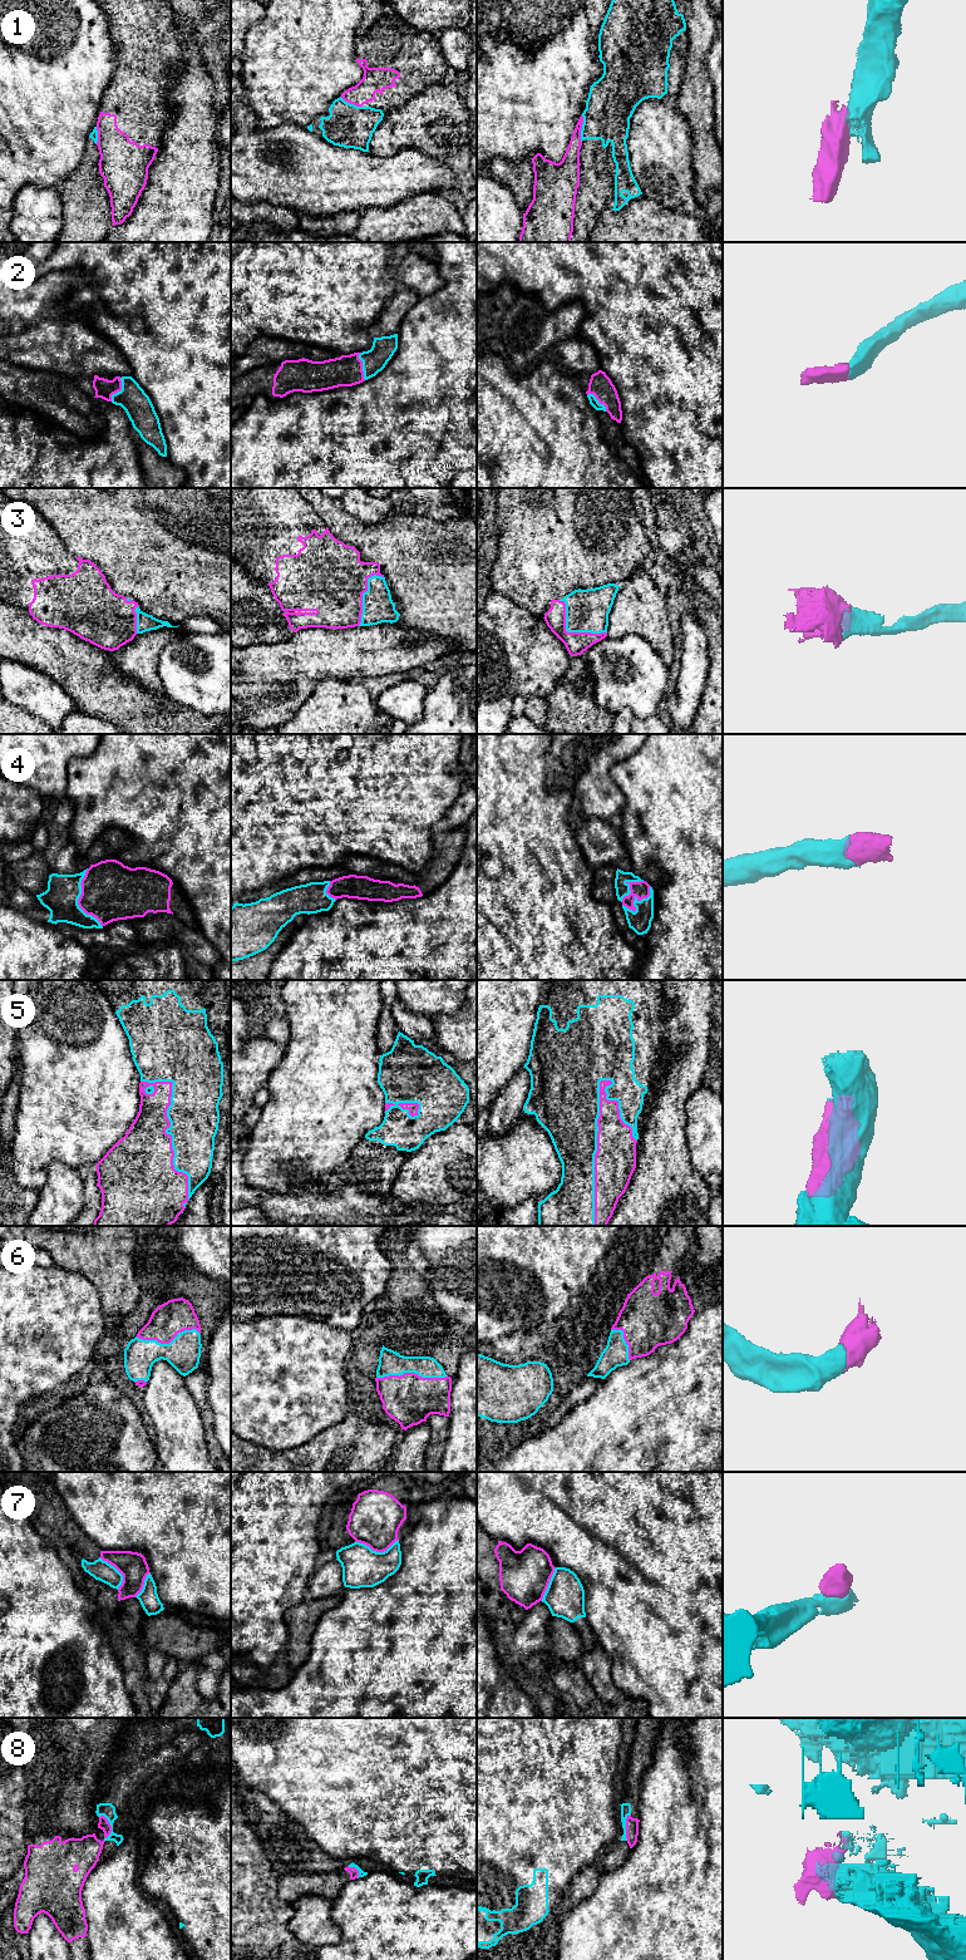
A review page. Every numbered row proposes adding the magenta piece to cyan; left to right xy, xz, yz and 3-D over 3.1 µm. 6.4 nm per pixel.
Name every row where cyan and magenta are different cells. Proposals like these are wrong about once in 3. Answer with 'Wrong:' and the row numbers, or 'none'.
Wrong: 1, 7, 8

